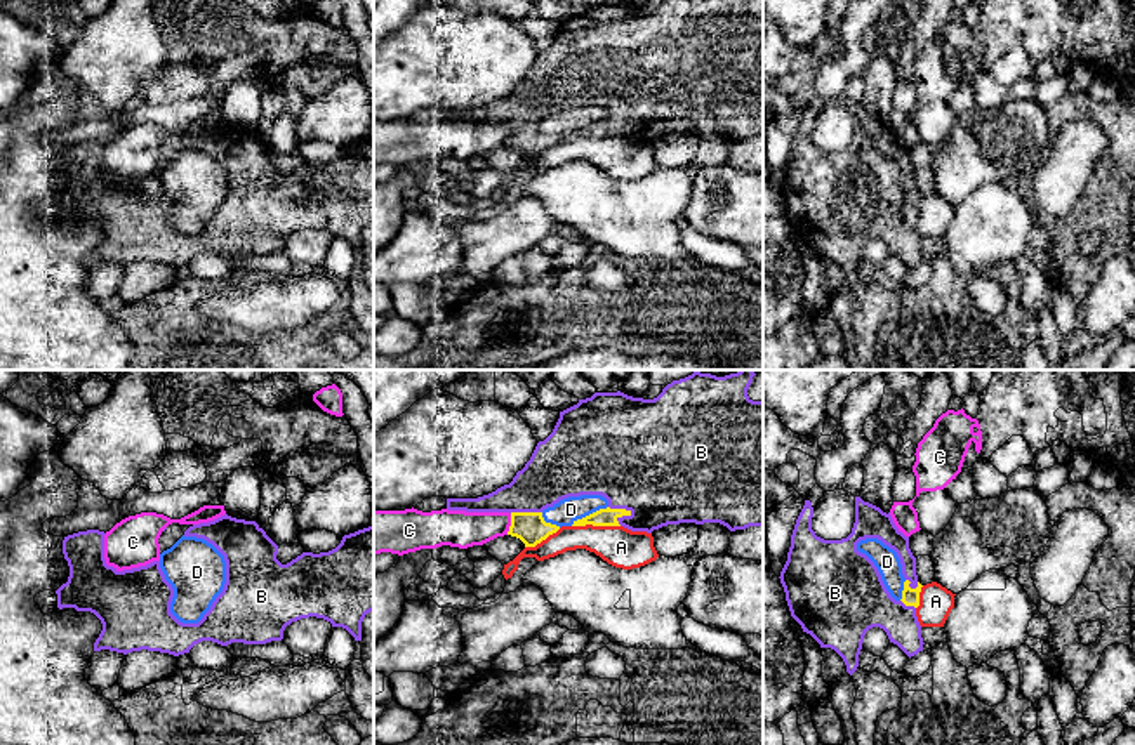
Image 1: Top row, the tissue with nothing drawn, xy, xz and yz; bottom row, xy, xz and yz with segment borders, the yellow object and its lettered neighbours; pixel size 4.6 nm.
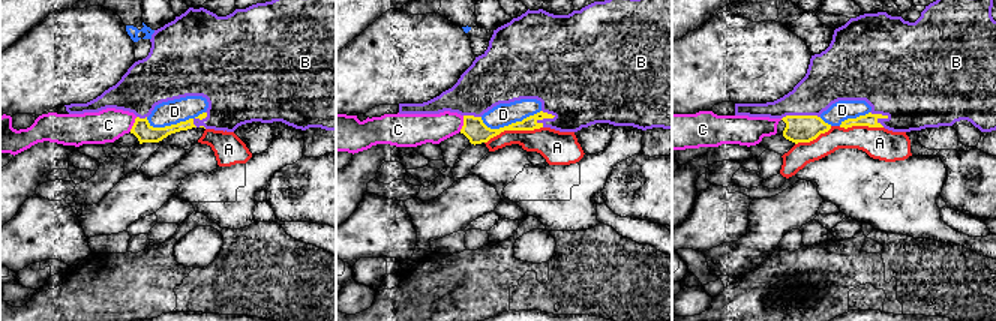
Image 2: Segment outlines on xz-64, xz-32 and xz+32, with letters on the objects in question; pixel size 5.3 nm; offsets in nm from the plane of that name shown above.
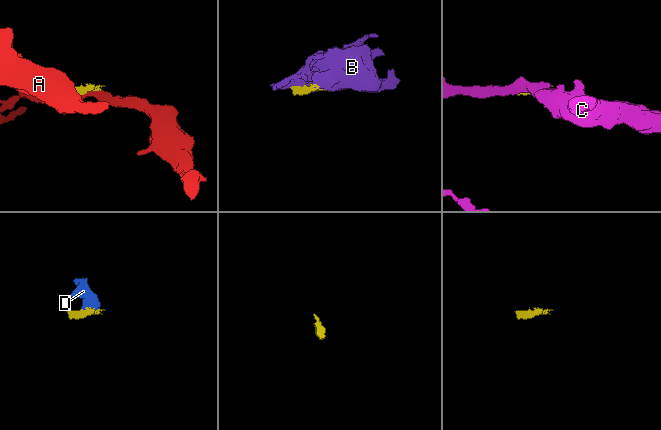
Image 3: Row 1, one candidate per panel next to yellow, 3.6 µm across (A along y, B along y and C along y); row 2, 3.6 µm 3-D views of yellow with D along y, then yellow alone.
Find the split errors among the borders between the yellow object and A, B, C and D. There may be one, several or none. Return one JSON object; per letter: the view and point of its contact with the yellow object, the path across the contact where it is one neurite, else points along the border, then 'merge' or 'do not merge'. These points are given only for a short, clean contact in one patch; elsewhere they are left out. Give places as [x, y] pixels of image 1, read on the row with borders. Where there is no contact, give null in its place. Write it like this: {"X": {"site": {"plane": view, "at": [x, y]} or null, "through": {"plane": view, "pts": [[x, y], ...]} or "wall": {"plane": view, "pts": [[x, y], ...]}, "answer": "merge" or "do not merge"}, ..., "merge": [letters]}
{"A": {"site": {"plane": "xz", "at": [595, 525]}, "wall": {"plane": "xz", "pts": [[619, 525], [572, 527]]}, "answer": "do not merge"}, "B": {"site": {"plane": "xz", "at": [621, 509]}, "answer": "merge"}, "C": {"site": {"plane": "xz", "at": [511, 525]}, "answer": "do not merge"}, "D": {"site": {"plane": "xz", "at": [590, 514]}, "wall": {"plane": "xz", "pts": [[607, 506], [577, 518], [570, 525]]}, "answer": "do not merge"}, "merge": ["B"]}

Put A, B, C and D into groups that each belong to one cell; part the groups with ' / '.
A / B / C / D

